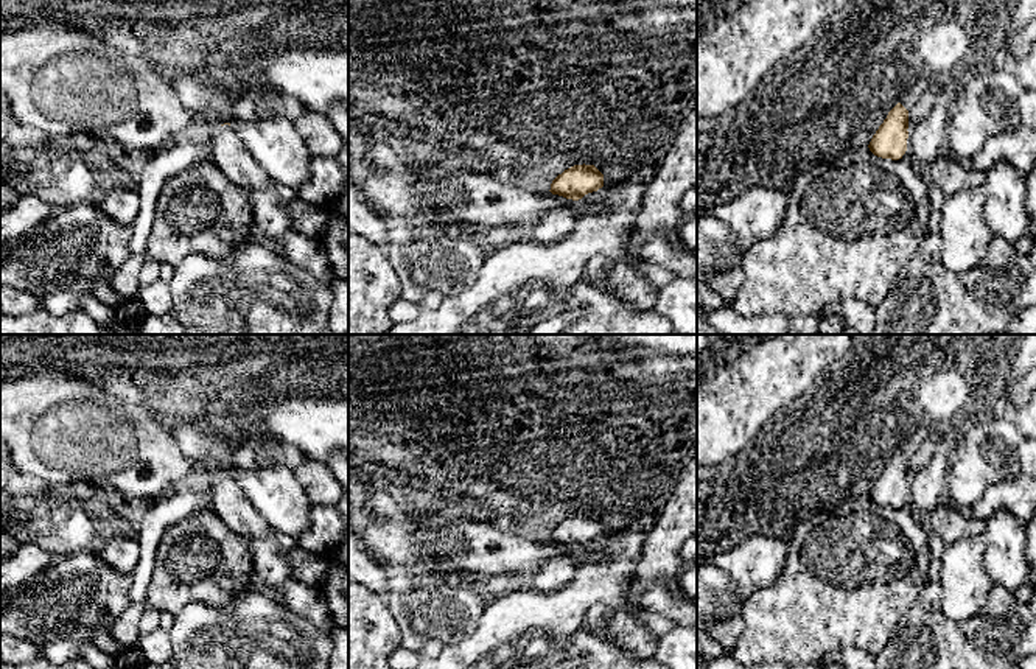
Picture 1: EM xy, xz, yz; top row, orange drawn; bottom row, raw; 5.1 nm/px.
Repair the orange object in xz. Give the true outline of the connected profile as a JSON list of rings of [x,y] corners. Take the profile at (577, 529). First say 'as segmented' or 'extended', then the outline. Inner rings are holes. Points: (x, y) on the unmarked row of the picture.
as segmented; [[[574,513],[558,523],[551,532],[551,541],[579,549],[604,535],[604,523],[594,513]]]

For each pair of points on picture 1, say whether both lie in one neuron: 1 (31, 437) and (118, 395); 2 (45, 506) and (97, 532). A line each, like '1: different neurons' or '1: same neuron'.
1: same neuron
2: same neuron

